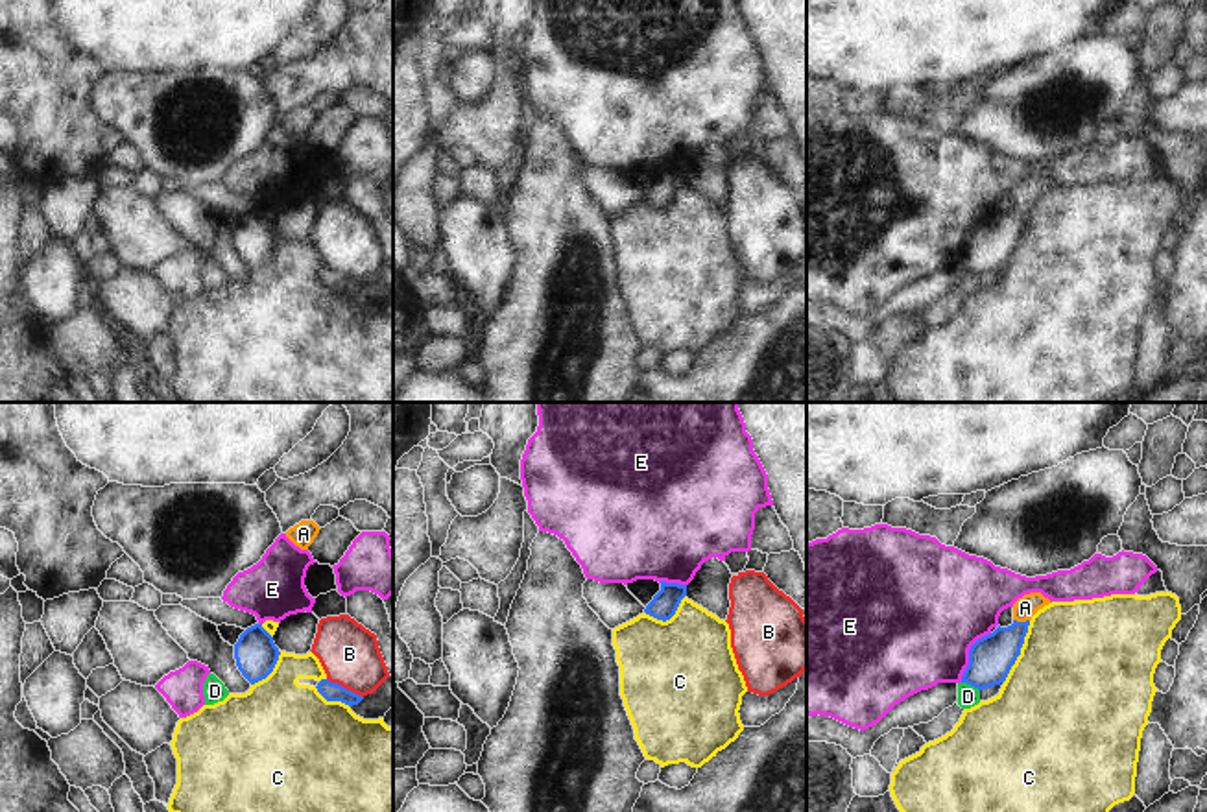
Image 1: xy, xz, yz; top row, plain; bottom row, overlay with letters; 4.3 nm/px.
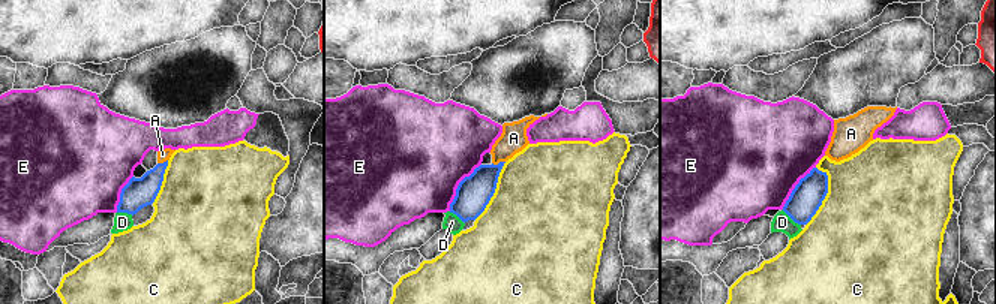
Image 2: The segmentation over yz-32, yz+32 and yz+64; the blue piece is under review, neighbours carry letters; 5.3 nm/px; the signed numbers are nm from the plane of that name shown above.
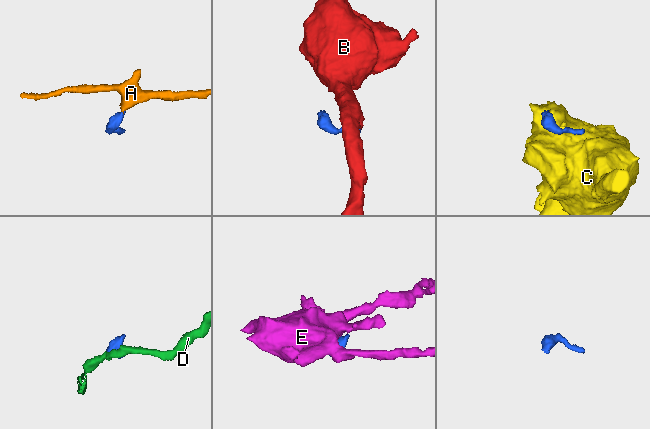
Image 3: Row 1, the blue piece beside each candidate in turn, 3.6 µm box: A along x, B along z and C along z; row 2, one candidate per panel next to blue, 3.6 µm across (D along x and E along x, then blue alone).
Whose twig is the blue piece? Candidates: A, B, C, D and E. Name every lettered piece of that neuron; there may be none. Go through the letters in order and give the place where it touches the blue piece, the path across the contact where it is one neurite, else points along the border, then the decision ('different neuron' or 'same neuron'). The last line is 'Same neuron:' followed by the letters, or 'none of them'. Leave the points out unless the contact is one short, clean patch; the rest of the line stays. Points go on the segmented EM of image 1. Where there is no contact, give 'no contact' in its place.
A: meets blue in yz at (1021, 622); runs through yz (991, 657), (1015, 633), (1021, 622), (1025, 608); same neuron
B: meets blue in xy at (346, 689); border along xy (327, 678), (362, 698); different neuron
C: meets blue in yz at (1019, 652); different neuron
D: meets blue in yz at (971, 685); border along yz (962, 681), (979, 691); different neuron
E: meets blue in yz at (969, 656); border along yz (990, 632), (971, 646), (969, 665), (960, 681); different neuron
Same neuron: A

